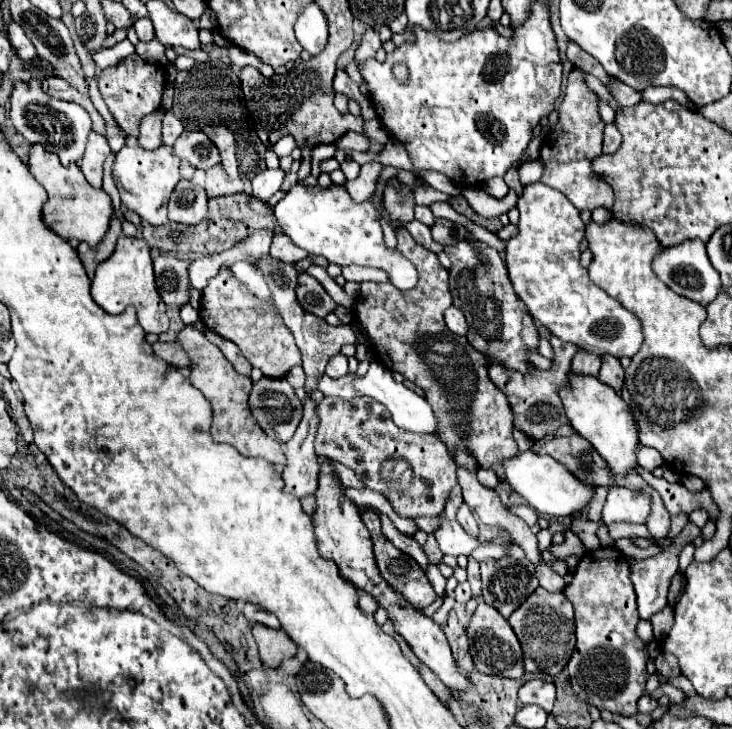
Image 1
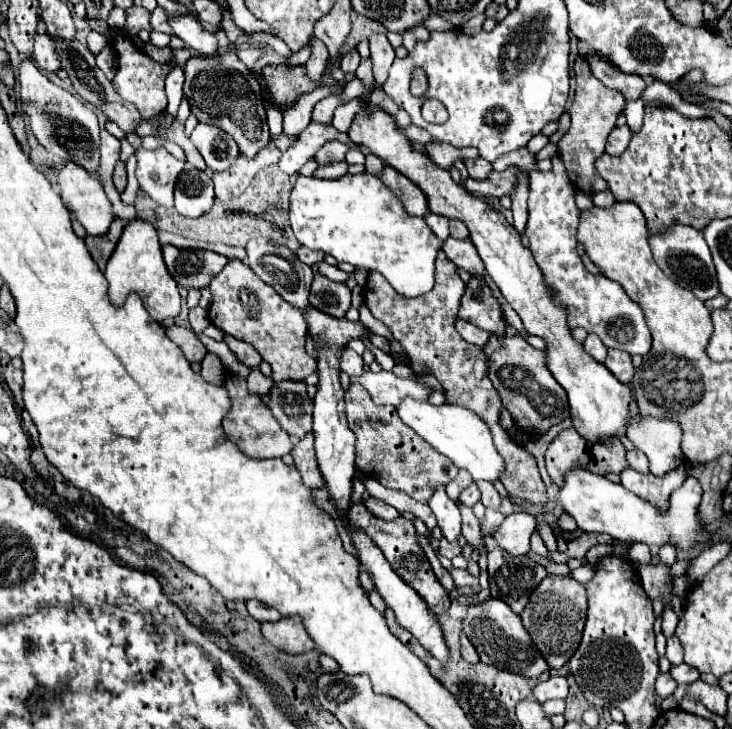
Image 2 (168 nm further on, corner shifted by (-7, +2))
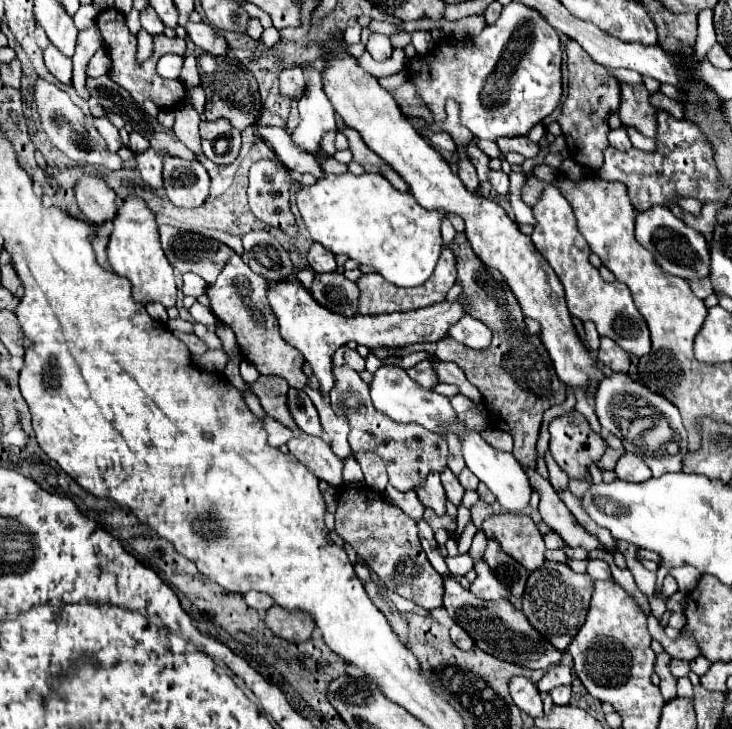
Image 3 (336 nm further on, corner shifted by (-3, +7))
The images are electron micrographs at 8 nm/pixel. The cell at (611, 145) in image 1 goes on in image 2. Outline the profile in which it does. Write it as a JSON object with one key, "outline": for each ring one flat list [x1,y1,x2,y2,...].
{"outline":[[622,126,622,128,614,128,608,136,608,144,606,144,606,152,612,154,612,156,620,156,628,144,630,144,630,138,632,138,632,132,628,126]]}

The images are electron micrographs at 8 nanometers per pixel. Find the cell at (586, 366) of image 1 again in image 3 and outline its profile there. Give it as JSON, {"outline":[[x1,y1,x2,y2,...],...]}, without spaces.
{"outline":[[586,321,584,327,586,327,586,341,588,341,588,347,596,353,598,347,600,347,600,335,598,335,598,331,596,331,596,325,594,325,592,321]]}

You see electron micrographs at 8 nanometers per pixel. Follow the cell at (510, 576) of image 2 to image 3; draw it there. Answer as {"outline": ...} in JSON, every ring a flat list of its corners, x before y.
{"outline":[[488,539,488,543,486,543,484,561,488,563,488,567,496,575,496,579,510,591,510,597,520,599,530,573,526,569,522,569,522,565,516,559,506,555,494,539]]}

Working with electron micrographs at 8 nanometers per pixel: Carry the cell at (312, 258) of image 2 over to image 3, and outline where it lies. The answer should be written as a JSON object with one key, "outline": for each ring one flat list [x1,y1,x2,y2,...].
{"outline":[[312,243,310,251,308,251,308,263,314,267,316,273,326,273,326,271,336,271,336,261,334,255,324,249,318,243]]}

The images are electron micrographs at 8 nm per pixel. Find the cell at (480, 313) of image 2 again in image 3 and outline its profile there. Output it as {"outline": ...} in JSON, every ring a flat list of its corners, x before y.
{"outline":[[280,281,278,285,270,285,268,291,270,307,278,319,282,337,294,345,304,359,312,365,314,377,318,379,322,397,328,397,334,387,334,375,330,375,330,357,336,349,344,347,350,341,366,343,366,347,404,347,410,343,424,343,424,341,440,341,450,325,466,315,466,307,458,301,442,301,424,309,406,311,406,313,390,313,390,315,354,315,342,317,338,313,328,311,326,307,318,305,316,299,298,283,298,281]]}

